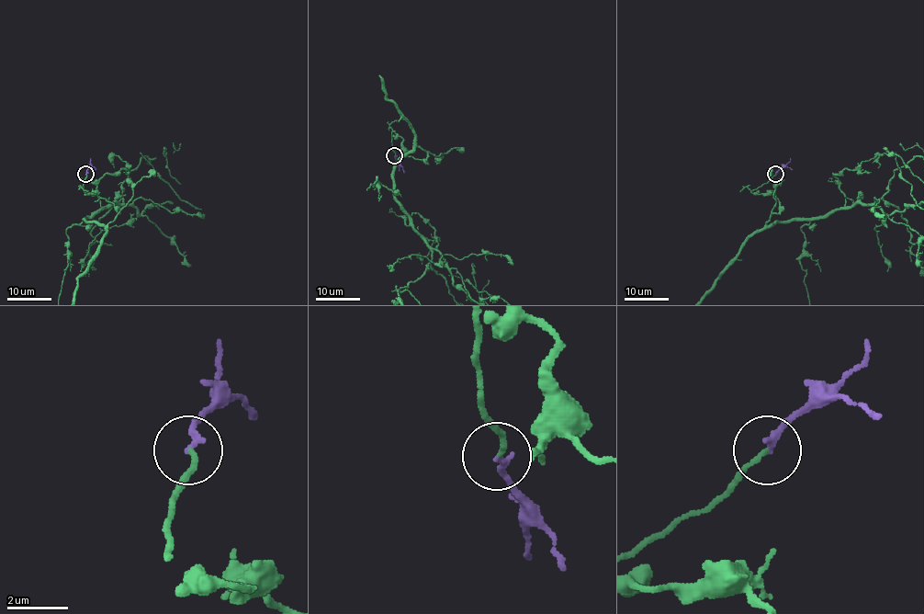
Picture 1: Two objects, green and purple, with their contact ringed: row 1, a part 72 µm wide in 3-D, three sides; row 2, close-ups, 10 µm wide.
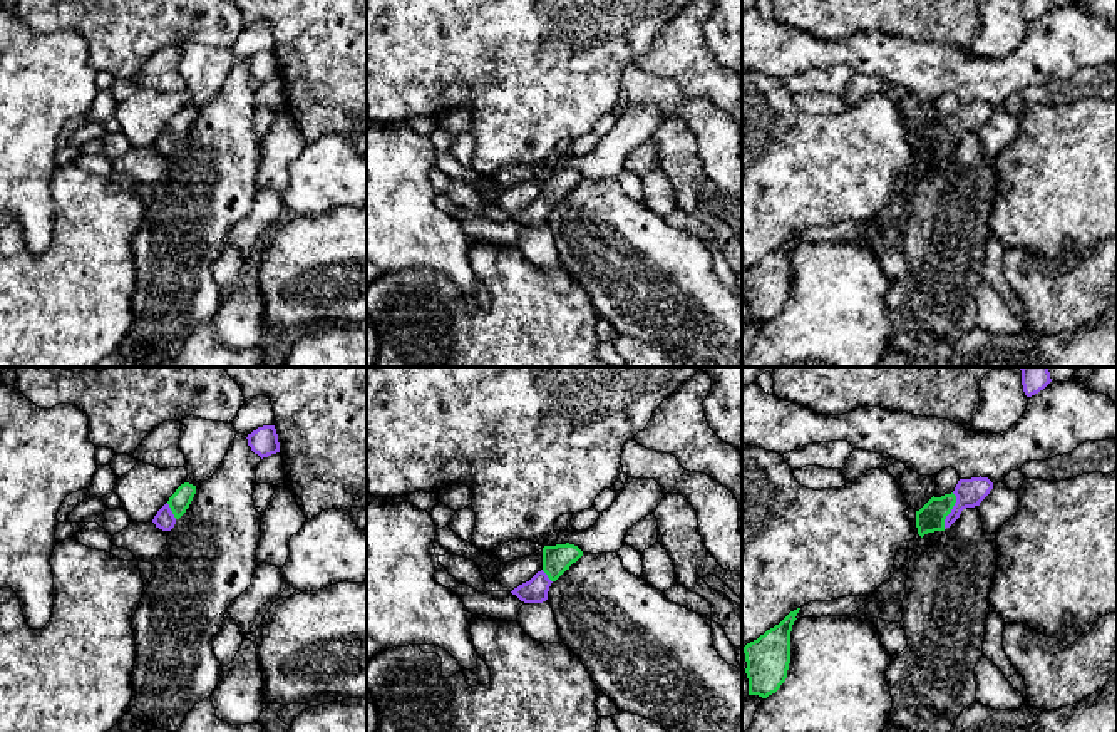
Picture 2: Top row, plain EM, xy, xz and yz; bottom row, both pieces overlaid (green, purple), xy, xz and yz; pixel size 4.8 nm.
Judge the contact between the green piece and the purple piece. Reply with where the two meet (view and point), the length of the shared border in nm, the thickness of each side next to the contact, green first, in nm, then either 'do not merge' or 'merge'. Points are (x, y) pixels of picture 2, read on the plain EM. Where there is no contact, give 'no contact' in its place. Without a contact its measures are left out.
contact yz (950, 136); length 180 nm; calibres 140 and 140 nm; merge

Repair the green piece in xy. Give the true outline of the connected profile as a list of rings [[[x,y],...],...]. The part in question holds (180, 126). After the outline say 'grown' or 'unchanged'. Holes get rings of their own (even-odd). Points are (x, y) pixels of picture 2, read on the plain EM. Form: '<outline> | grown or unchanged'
[[[184,107],[176,117],[169,122],[169,126],[157,136],[152,147],[156,152],[162,156],[171,156],[176,146],[186,137],[193,122],[196,119],[196,111]]] | grown

